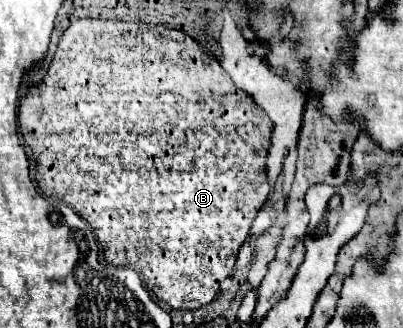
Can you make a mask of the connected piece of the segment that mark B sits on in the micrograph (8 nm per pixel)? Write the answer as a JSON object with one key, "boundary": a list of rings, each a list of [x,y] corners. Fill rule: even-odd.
{"boundary":[[[80,18],[62,34],[56,54],[50,62],[50,68],[36,84],[26,88],[26,94],[20,100],[18,124],[26,146],[32,148],[36,156],[36,180],[38,186],[46,196],[54,196],[68,204],[74,212],[78,212],[92,228],[100,248],[104,262],[118,266],[118,268],[132,268],[142,276],[144,286],[164,304],[174,310],[198,310],[210,304],[216,294],[220,292],[220,282],[232,274],[234,260],[238,248],[248,236],[250,224],[256,212],[262,208],[270,194],[268,174],[266,174],[266,156],[270,148],[270,134],[272,134],[272,120],[268,114],[244,92],[240,90],[226,70],[220,66],[218,60],[210,58],[194,38],[186,32],[156,26],[156,28],[128,28],[124,22],[114,20],[90,20]]]}

